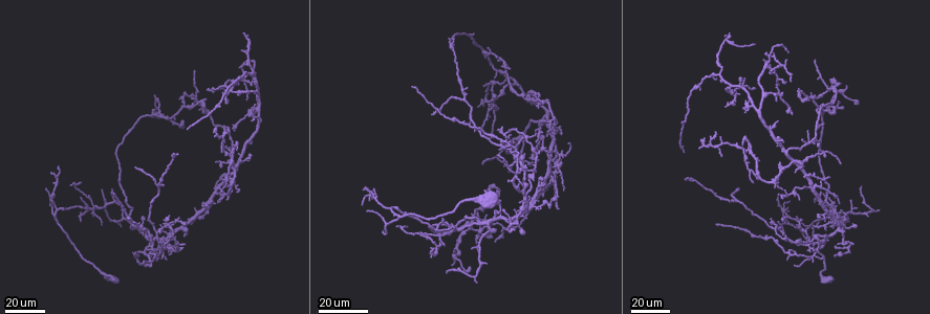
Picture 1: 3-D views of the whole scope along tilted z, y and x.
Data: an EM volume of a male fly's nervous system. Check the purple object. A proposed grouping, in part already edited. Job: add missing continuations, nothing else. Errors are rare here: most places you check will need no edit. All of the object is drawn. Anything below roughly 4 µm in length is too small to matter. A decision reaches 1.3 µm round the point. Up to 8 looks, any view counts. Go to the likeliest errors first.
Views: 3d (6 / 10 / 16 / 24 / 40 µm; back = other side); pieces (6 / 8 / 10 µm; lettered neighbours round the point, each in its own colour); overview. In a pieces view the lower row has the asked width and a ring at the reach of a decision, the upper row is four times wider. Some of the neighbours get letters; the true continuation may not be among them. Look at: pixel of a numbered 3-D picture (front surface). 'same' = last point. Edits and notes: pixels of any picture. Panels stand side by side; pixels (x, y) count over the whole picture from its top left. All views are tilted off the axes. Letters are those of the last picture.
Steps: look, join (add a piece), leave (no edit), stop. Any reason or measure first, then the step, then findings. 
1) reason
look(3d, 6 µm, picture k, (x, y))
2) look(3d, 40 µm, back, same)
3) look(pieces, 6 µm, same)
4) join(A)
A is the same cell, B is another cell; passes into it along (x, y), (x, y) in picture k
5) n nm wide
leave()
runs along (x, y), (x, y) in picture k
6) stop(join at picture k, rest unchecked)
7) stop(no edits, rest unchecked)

branch stops here
look(3d, 40 µm, picture 1, (809, 101))

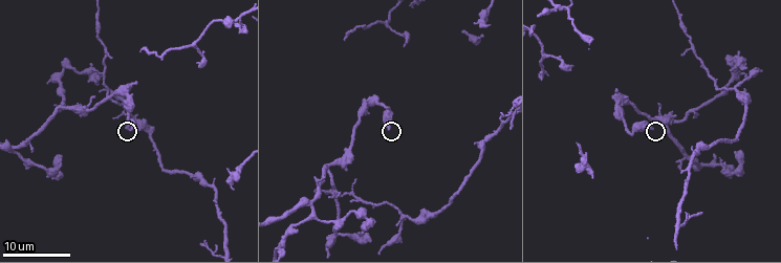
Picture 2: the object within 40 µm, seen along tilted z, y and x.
what lies round it
look(pieces, 8 µm, picture 2, (389, 129))

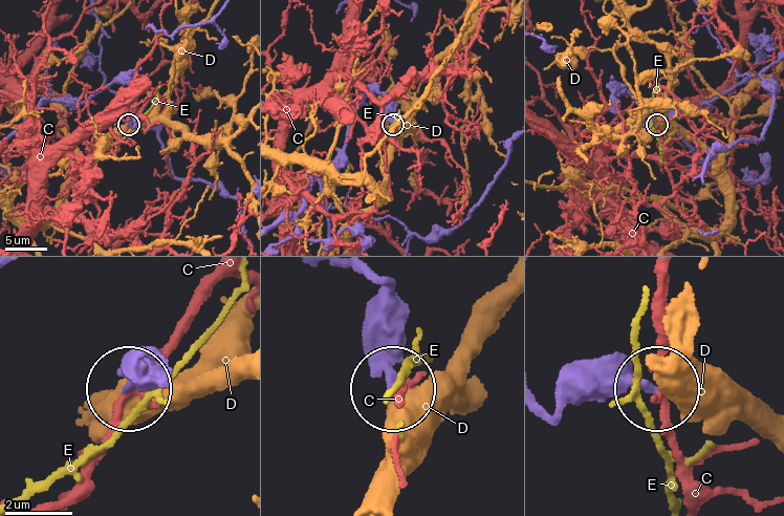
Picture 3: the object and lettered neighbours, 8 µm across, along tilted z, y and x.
270 nm wide
leave()
C, D and E are other cells; none of them fits

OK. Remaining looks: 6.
free end
look(3d, 24 µm, picture 2, (325, 176))

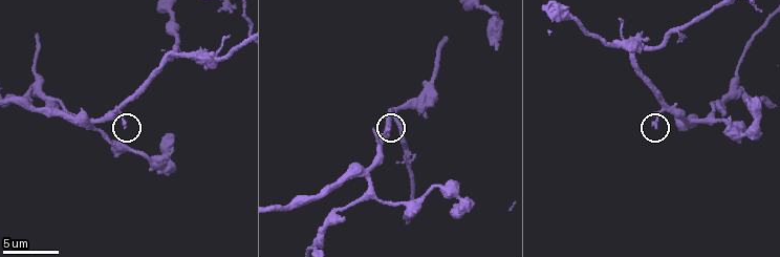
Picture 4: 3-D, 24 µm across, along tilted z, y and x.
look(pieces, 6 µm, picture 4, (122, 125))

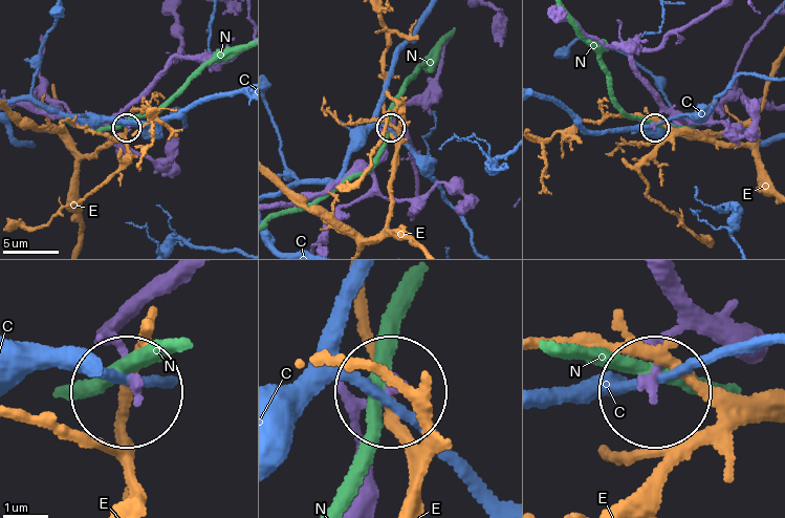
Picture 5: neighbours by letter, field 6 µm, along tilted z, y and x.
leave()
C, E and N are other cells; no lettered piece goes on from it

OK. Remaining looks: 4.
tapers out
look(3d, 40 µm, picture 1, (82, 220))

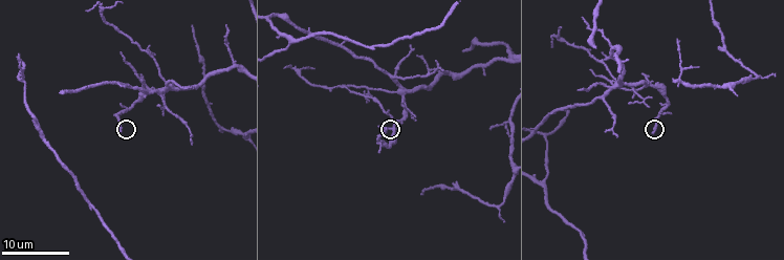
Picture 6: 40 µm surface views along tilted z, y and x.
look(pieces, 10 µm, picture 6, (653, 131))

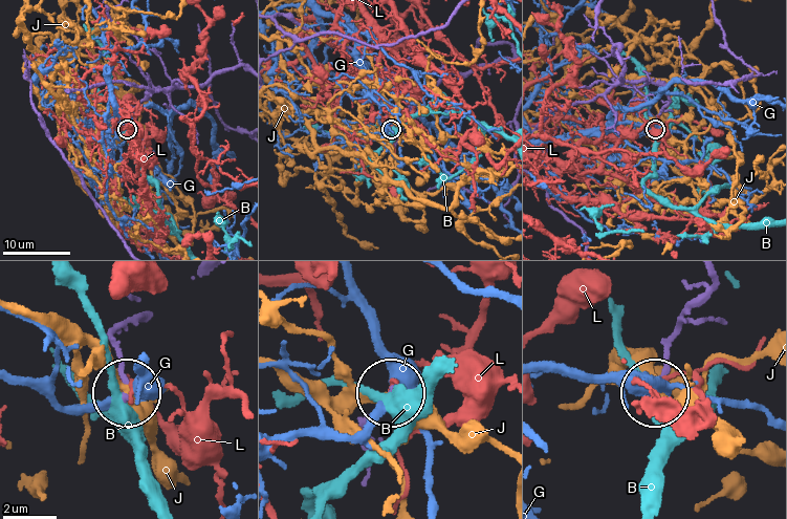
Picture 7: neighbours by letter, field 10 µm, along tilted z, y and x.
190 nm wide
leave()
B, G, J and L are other cells; none of them fits

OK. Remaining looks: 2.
an open end
look(3d, 24 µm, picture 1, (137, 264))

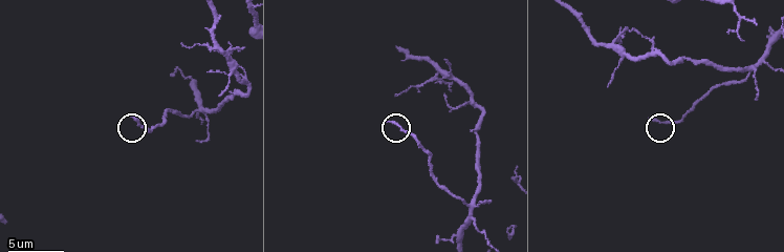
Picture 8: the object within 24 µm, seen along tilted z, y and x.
look(pieces, 8 µm, picture 8, (132, 114))

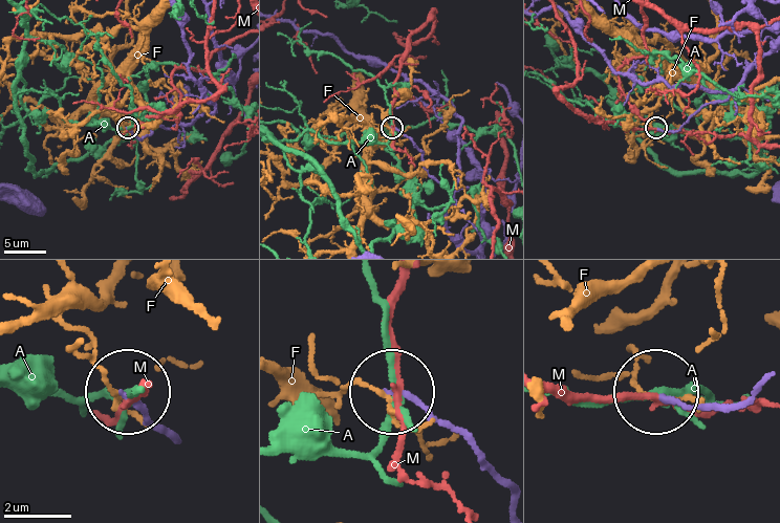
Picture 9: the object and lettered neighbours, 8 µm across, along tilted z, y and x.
leave()
A, F and M are other cells; runs along (762, 384), (709, 411), (659, 394) in picture 9; no lettered piece goes on from it

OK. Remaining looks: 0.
stop(no edits, rest unchecked)

